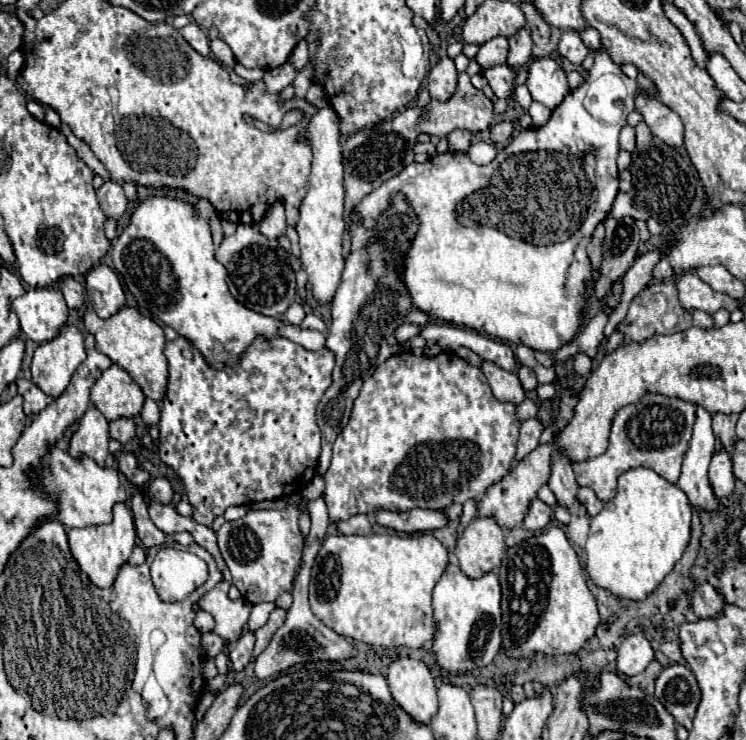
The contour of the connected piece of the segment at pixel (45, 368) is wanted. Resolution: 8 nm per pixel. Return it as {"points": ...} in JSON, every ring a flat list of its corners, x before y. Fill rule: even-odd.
{"points":[[65,325,55,339,37,347,31,363,33,383,45,395,59,397,85,357,83,333,75,325]]}

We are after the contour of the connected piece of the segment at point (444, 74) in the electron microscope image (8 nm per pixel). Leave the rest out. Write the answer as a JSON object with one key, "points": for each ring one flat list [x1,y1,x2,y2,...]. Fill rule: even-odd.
{"points":[[443,57,429,73,429,95,437,101,447,101,457,87,457,71,449,57]]}

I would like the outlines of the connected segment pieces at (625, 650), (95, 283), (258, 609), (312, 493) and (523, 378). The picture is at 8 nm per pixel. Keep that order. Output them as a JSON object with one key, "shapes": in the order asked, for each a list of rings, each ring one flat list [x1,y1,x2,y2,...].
{"shapes":[[[643,633,637,635,629,635,617,655,617,671,631,677,631,675,639,675,647,669,647,665,655,659,653,649,649,645,649,641,645,639]],[[97,265,87,273,87,297,101,319,115,315,125,305,121,283,107,265]],[[257,603,253,605,251,609,251,615,249,615,249,621,247,621,247,627,251,633,255,633,259,627,263,627,269,619,269,613,275,609,275,603]],[[315,475,313,477,313,481,303,489,303,499,305,499,305,503,309,503,309,501,313,501,313,499,317,499,317,497,321,497,323,495,323,491,325,491,325,481,323,481,323,477,321,475]],[[519,367,519,381,523,385,525,391,533,391,537,389,537,377,535,377,535,371,529,369,529,367]]]}

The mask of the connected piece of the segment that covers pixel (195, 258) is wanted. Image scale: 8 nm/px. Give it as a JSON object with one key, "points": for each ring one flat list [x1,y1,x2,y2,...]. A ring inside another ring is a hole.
{"points":[[149,197,141,201,127,229,113,241,111,255,115,269,121,273,139,307,185,337,213,369,235,367,245,349,259,335,265,339,277,335,287,337,309,351,325,347,327,339,323,333,259,315,229,293,225,281,227,271,215,259,209,225,183,201,167,197]]}

